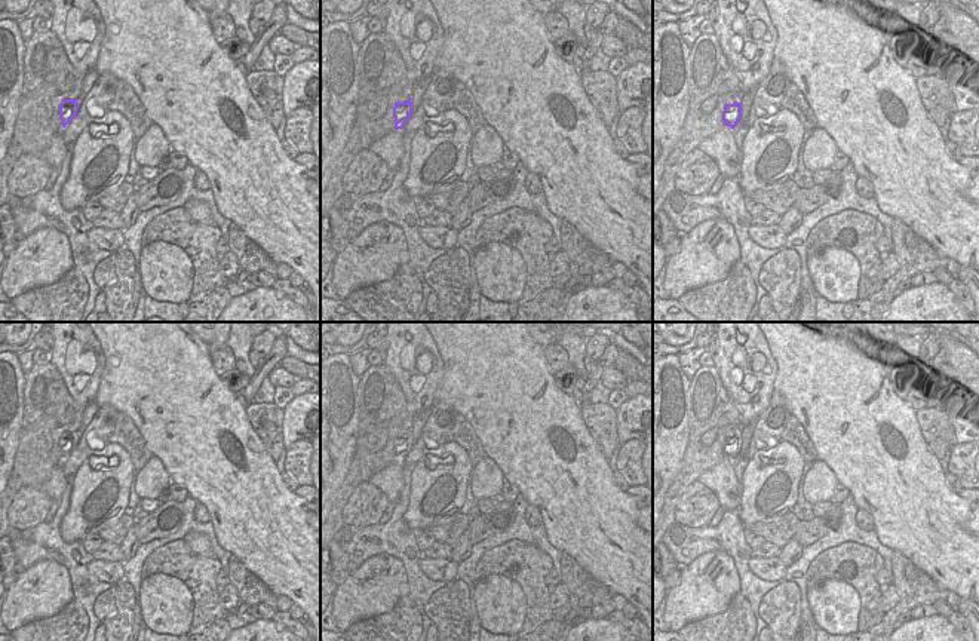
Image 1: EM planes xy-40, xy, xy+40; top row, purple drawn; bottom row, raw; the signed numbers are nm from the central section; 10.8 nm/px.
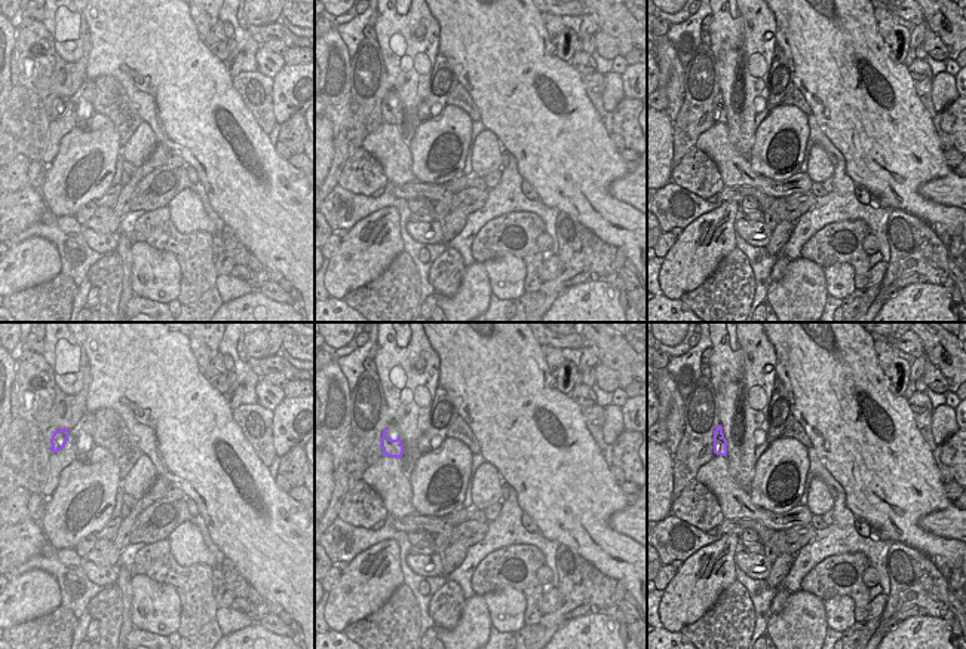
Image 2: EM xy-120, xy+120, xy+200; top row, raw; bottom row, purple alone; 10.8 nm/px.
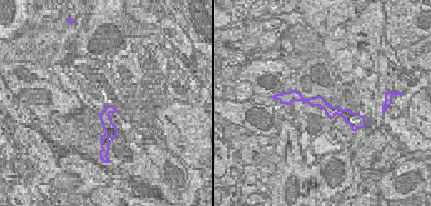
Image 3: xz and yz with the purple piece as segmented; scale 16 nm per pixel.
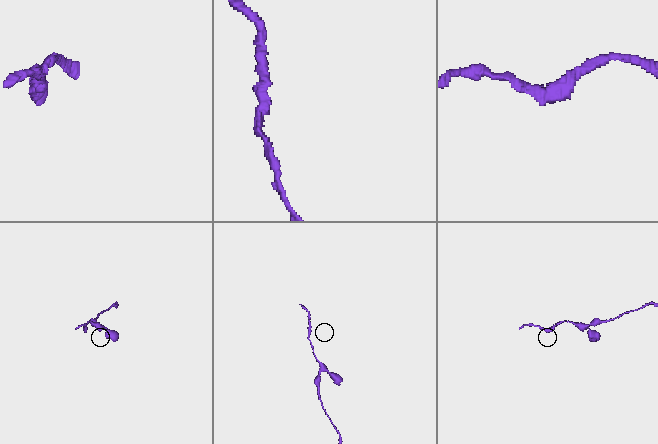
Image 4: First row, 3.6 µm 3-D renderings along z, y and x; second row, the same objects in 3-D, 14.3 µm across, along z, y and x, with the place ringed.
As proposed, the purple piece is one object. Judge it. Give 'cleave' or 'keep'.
keep

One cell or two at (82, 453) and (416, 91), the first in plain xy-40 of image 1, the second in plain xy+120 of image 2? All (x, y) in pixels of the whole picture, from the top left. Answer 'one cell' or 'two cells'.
two cells

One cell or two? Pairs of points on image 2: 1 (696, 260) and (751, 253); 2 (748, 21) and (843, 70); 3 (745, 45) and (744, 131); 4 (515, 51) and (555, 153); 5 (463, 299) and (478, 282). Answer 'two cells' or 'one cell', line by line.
1: two cells
2: two cells
3: one cell
4: one cell
5: one cell

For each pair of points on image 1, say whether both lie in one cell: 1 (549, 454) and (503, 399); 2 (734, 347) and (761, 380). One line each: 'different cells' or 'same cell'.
1: same cell
2: same cell

